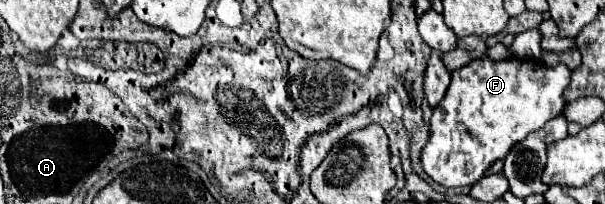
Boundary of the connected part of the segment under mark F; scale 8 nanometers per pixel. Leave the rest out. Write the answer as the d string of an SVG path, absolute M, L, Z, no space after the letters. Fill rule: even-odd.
M483 56L455 70L445 98L431 116L431 136L421 152L425 172L447 188L475 184L495 160L505 158L515 142L563 112L561 94L567 84L569 68L565 64L547 68L539 60L515 56L501 62Z

